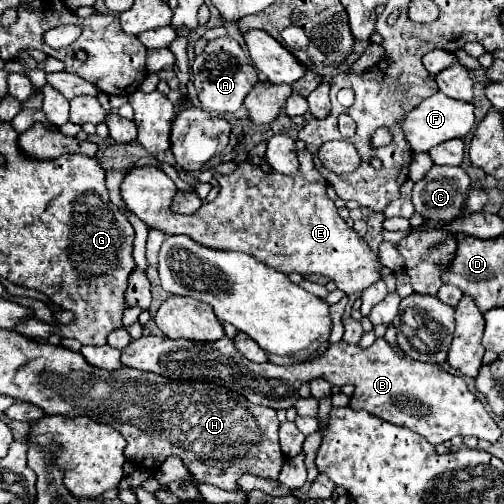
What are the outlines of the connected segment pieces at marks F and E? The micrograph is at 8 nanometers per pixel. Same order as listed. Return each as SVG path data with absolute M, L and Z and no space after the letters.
M434 93L434 95L426 97L418 107L414 107L408 115L404 115L400 125L402 125L402 131L404 131L412 151L422 153L448 139L464 137L470 131L470 127L474 125L474 105L454 101L454 99L446 97L444 93Z
M308 151L298 153L300 169L296 175L278 175L276 171L264 173L258 165L244 161L238 165L238 169L230 175L220 177L220 193L212 203L204 203L200 211L194 215L176 215L170 211L170 203L174 199L174 181L160 169L160 167L134 167L126 173L120 195L126 203L126 207L142 219L148 227L156 227L168 235L188 235L196 243L220 249L220 251L242 251L258 261L266 263L268 267L282 271L282 273L300 273L300 275L326 275L336 283L340 291L346 295L362 293L366 287L376 283L382 275L382 263L378 253L370 251L364 237L360 237L352 227L344 223L344 219L338 215L334 201L326 195L326 179L316 171L312 155Z

